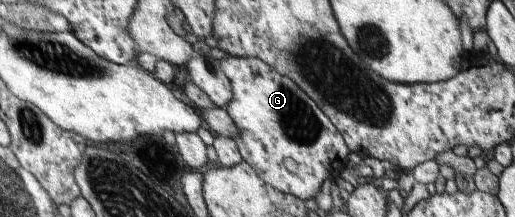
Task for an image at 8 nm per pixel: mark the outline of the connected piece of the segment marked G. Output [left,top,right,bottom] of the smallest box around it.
[220,57,350,200]

